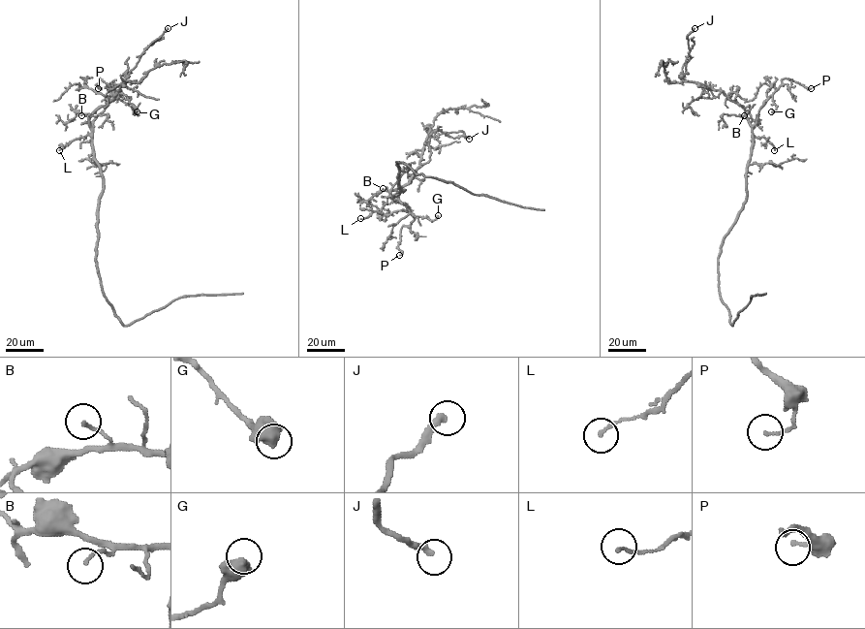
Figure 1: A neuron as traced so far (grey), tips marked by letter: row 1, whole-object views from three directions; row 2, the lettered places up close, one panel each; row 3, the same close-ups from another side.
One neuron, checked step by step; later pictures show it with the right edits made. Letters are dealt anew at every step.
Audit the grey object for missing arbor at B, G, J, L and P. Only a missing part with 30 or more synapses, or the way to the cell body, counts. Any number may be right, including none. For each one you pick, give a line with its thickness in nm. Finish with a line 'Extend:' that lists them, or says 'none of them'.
J: 260 nm
Extend: J

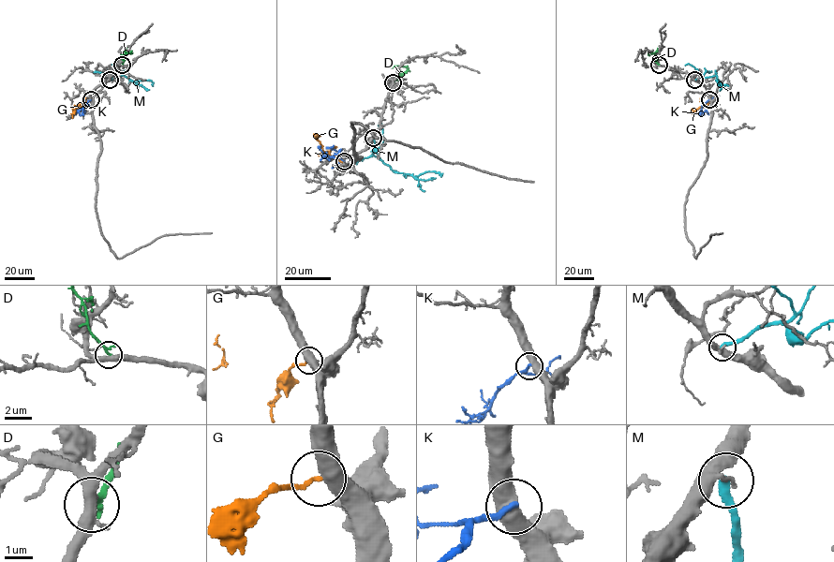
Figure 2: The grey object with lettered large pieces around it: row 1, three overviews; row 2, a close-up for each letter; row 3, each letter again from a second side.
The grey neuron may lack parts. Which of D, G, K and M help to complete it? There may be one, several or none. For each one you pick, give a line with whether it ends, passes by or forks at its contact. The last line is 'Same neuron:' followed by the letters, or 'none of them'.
G: it ends
Same neuron: G

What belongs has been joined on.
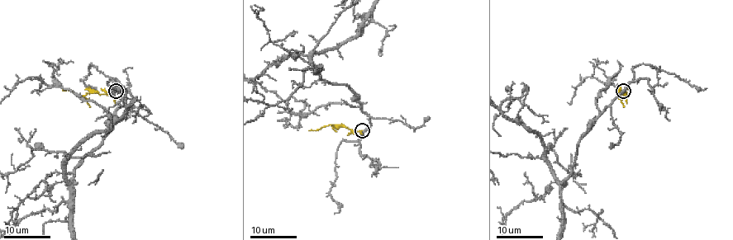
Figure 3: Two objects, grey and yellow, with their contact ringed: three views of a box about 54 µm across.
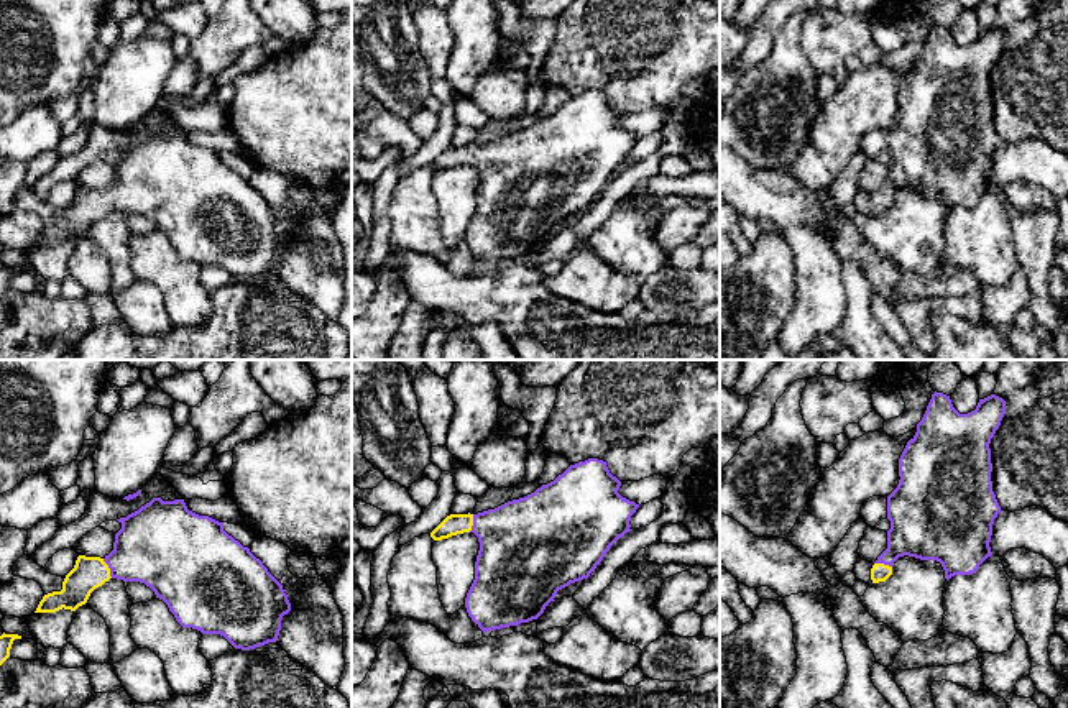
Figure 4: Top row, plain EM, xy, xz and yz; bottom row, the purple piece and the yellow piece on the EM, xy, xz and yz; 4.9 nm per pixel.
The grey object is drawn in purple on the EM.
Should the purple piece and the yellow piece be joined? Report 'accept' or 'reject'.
accept

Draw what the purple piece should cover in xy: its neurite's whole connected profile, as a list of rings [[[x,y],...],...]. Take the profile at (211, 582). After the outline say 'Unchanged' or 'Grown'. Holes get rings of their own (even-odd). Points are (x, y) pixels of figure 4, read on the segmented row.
[[[153,498],[138,511],[117,521],[122,529],[115,534],[113,550],[104,559],[79,555],[74,568],[62,582],[62,590],[44,595],[35,613],[56,613],[62,608],[76,611],[87,603],[95,588],[110,578],[117,578],[145,583],[154,591],[156,598],[168,605],[182,628],[192,628],[202,634],[220,634],[235,649],[250,651],[276,642],[281,619],[291,611],[288,595],[263,562],[223,531],[223,522],[189,511],[184,499],[163,501],[161,498]]]. Grown

